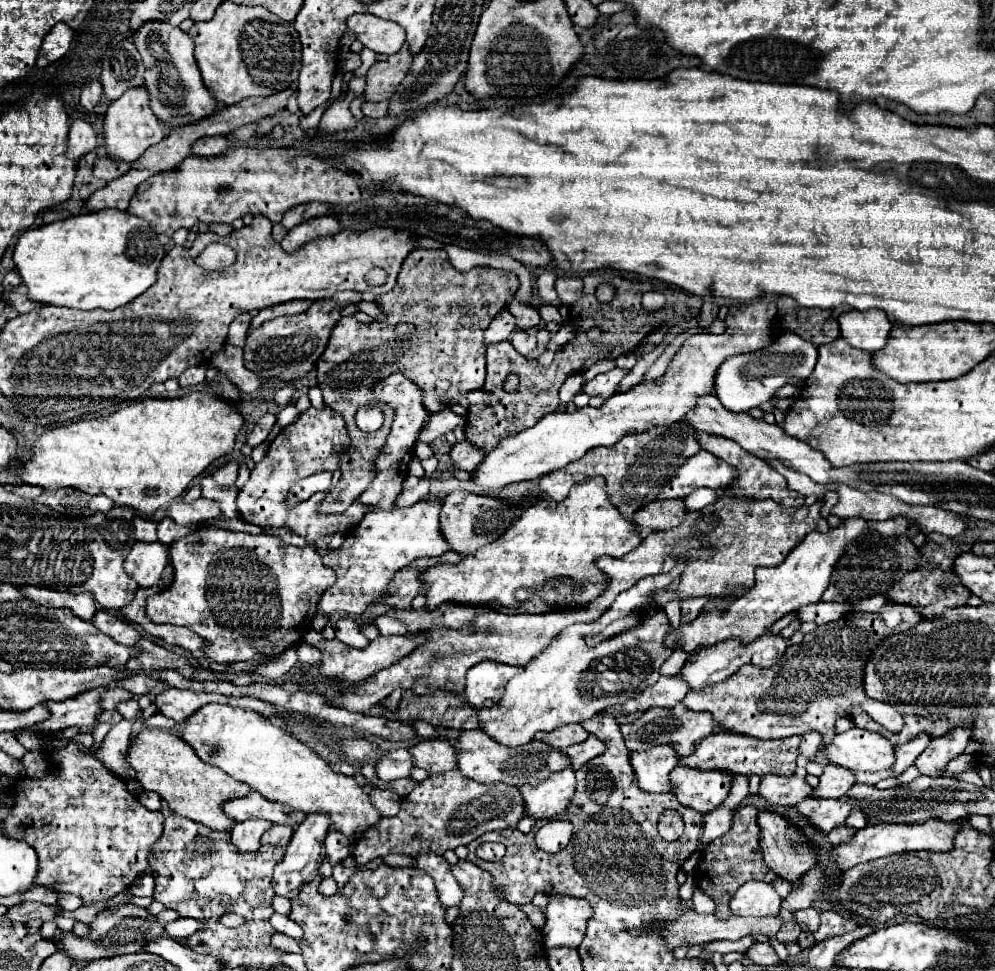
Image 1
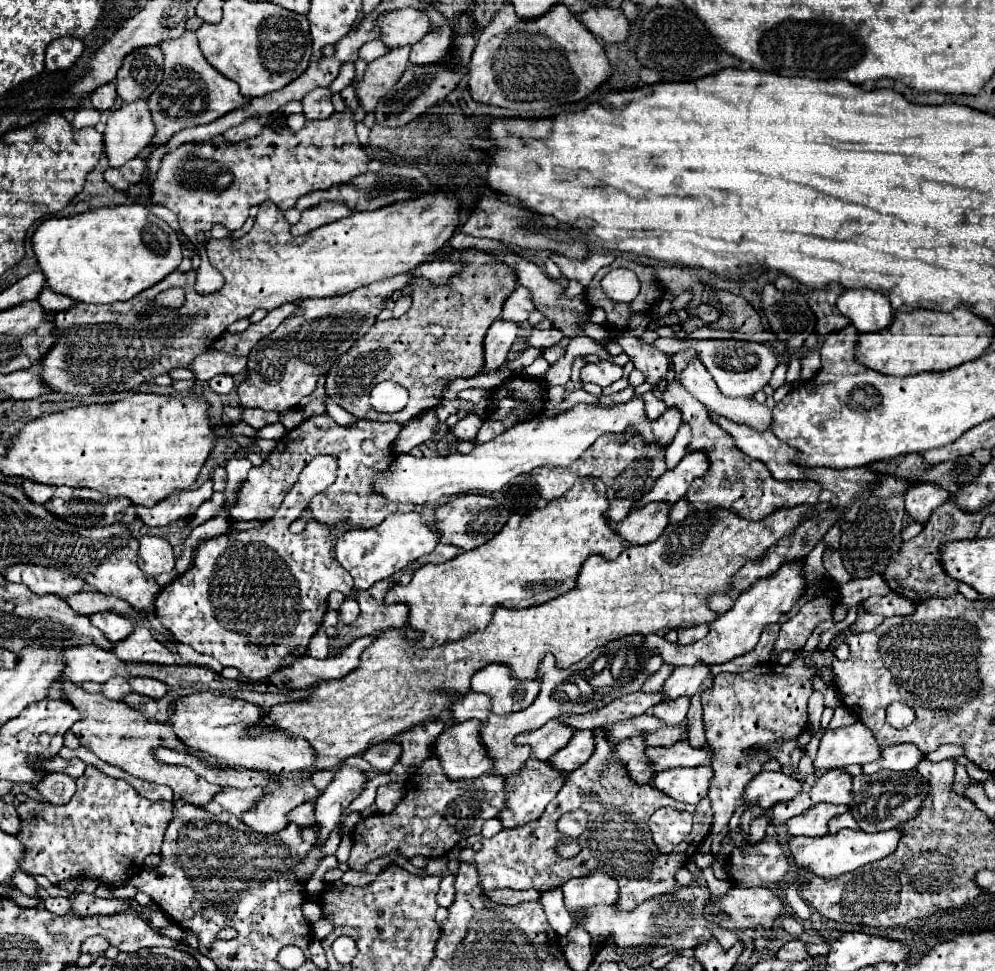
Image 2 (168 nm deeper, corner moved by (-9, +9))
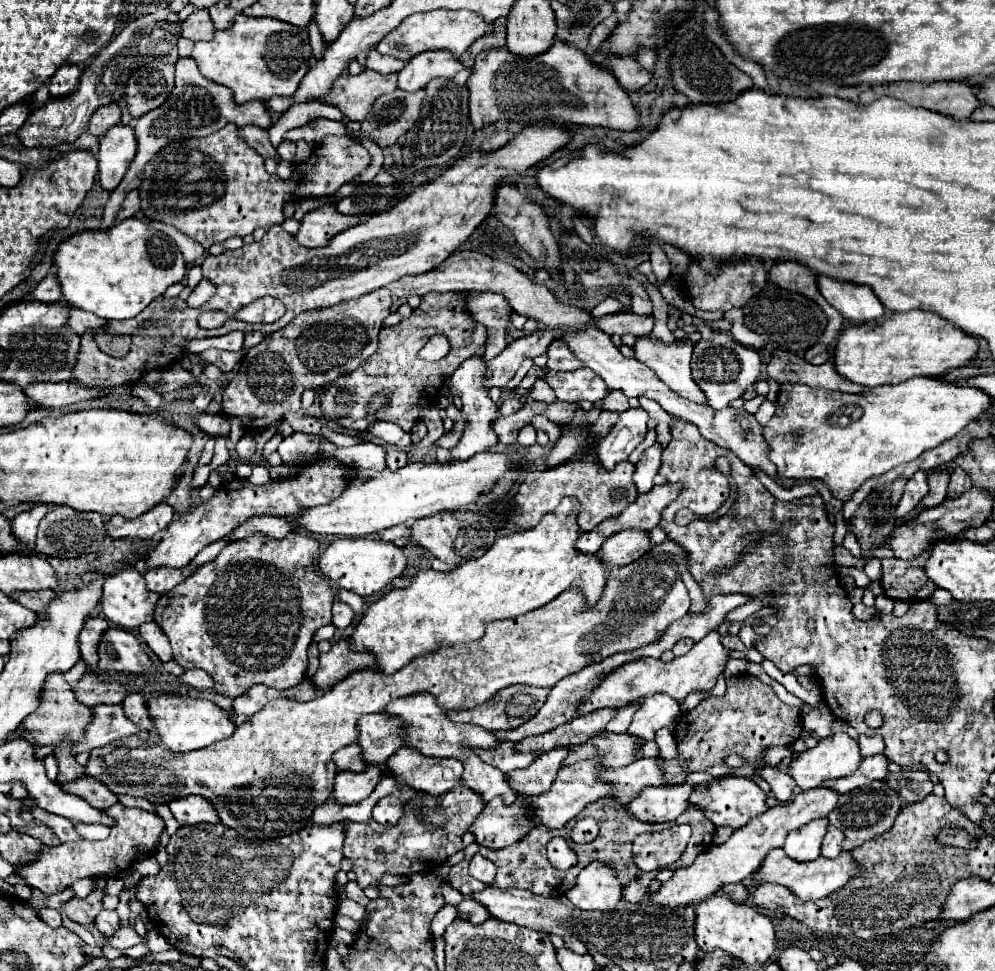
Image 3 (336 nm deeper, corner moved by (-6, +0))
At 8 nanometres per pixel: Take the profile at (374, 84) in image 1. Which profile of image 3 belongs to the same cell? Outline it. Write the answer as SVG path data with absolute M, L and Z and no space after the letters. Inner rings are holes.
M364 70L358 76L344 74L334 82L330 94L322 96L322 102L334 104L344 116L354 122L362 122L370 112L374 100L382 94L394 92L398 88L398 74L378 74L374 70Z

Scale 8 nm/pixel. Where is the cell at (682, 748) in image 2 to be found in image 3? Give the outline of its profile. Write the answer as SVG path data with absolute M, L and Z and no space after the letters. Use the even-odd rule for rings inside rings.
M640 758L626 768L608 768L602 774L602 780L612 782L614 798L622 804L630 804L646 786L662 786L664 784L664 770L660 768L662 758Z

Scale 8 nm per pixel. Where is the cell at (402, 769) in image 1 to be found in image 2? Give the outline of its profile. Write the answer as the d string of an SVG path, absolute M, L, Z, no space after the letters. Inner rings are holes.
M383 741L383 743L377 743L377 745L369 747L369 749L365 749L361 753L361 757L365 761L369 761L377 771L387 773L387 771L391 771L393 763L399 761L399 757L401 757L401 745L397 745L393 741Z

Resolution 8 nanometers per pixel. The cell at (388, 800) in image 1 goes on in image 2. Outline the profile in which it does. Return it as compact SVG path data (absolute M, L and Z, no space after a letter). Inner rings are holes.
M389 783L389 785L381 785L377 789L377 799L375 799L375 807L379 813L391 813L403 799L403 785L401 783Z

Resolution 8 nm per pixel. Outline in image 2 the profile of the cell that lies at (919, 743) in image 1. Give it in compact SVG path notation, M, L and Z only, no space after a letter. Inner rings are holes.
M903 743L903 745L889 745L889 747L881 747L881 757L875 763L863 765L865 773L877 773L883 769L889 771L911 771L915 769L915 765L921 761L921 751L911 743Z

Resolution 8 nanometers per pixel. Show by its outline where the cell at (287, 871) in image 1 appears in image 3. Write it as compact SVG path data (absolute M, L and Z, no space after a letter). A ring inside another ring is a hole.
M368 766L368 770L358 772L358 774L356 772L338 772L336 784L332 790L332 798L342 806L358 804L372 794L380 776L382 776L382 772L376 770L374 766Z

